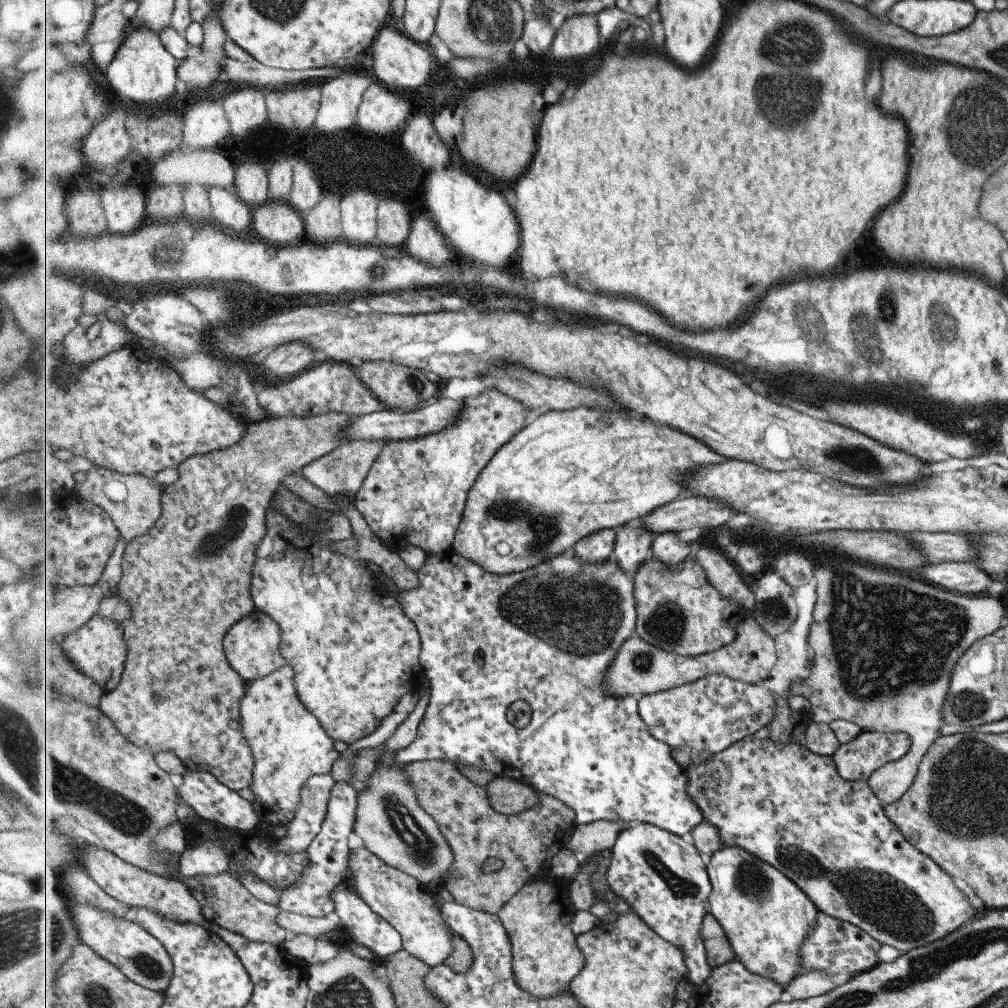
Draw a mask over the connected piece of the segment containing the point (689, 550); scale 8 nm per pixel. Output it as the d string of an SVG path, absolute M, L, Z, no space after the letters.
M663 532L663 534L656 535L652 554L655 556L655 560L659 560L667 566L675 566L675 564L685 562L694 554L695 549L692 543L679 540L678 533Z

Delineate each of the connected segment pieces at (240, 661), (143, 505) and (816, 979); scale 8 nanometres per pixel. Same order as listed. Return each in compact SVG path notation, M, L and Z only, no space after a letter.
M258 609L239 620L231 628L224 640L226 655L231 666L247 684L255 679L267 678L279 668L289 667L290 662L282 654L282 634L282 625L277 620L273 620L269 614Z
M96 465L86 472L86 477L79 484L62 484L64 488L77 492L85 501L102 505L107 514L118 525L125 547L137 536L143 536L151 530L162 513L162 487L155 480L140 474L126 475L122 472Z
M821 970L805 972L793 980L789 984L789 988L784 989L784 1000L803 1000L827 993L835 988L830 977L829 974L825 974Z

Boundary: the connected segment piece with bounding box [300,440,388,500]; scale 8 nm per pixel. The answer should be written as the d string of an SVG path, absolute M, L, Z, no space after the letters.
M379 440L351 441L349 444L343 444L342 447L318 458L313 463L307 464L300 473L311 484L315 484L317 488L320 488L327 496L335 498L335 500L337 500L337 496L351 496L355 500L387 443L385 440L381 440L381 442Z

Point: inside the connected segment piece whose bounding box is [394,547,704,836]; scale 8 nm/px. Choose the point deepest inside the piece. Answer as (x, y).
(548, 635)

